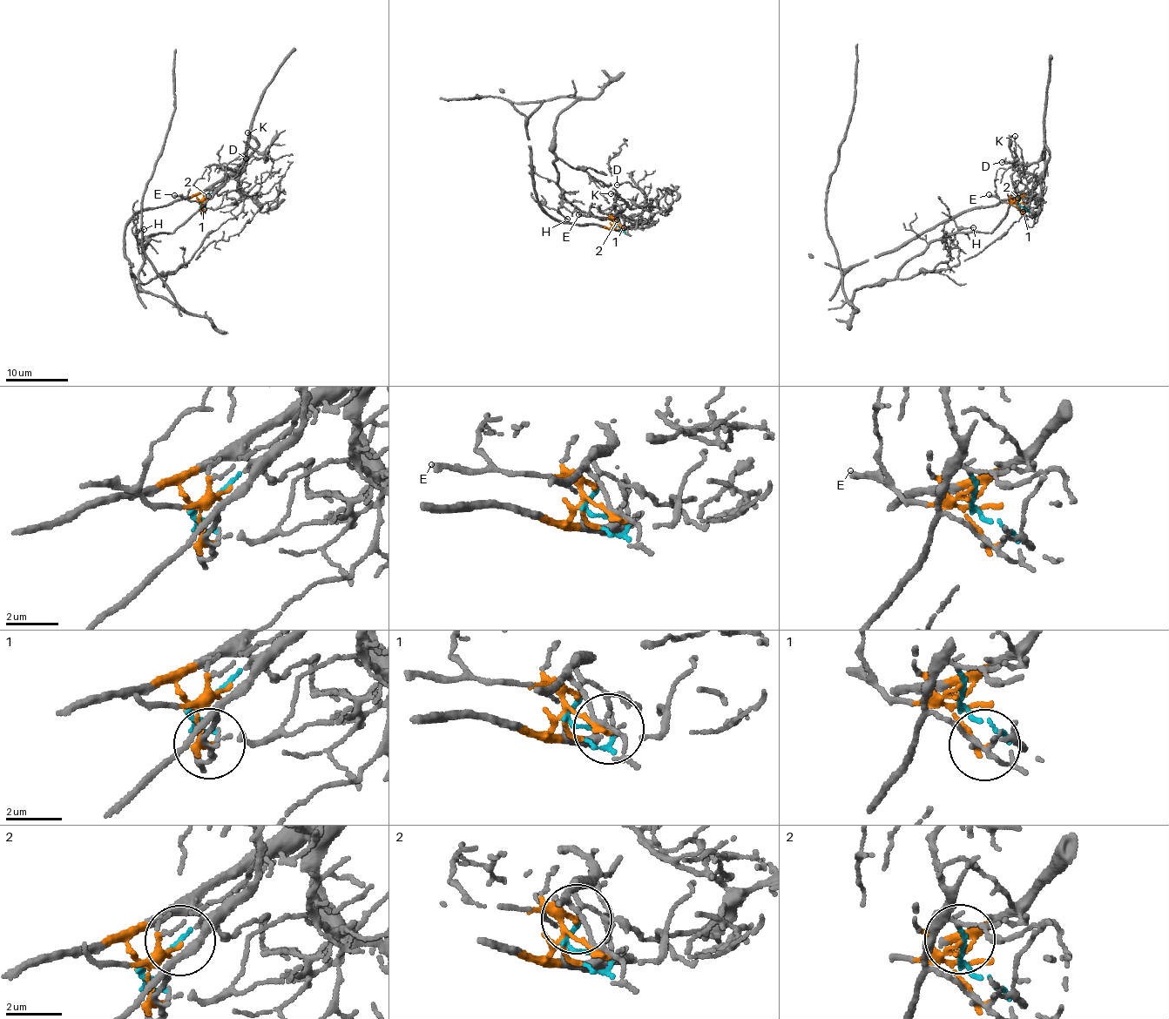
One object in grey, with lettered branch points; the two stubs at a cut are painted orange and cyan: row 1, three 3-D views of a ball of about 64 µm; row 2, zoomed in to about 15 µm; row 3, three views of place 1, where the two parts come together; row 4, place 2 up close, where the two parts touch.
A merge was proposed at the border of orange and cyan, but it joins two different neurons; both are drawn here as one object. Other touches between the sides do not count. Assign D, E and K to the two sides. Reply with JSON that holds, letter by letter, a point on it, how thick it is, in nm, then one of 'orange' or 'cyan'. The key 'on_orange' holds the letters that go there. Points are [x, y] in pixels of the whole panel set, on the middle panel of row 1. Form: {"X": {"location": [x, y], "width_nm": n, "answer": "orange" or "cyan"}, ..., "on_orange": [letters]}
{"D": {"location": [617, 185], "width_nm": 100, "answer": "orange"}, "E": {"location": [578, 214], "width_nm": 180, "answer": "orange"}, "K": {"location": [611, 193], "width_nm": 130, "answer": "cyan"}, "on_orange": ["D", "E"]}

